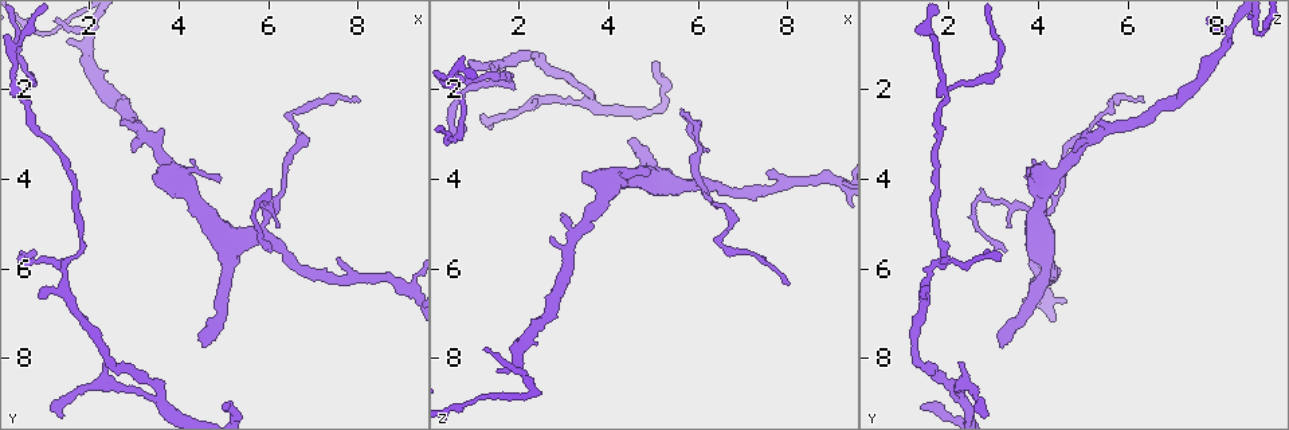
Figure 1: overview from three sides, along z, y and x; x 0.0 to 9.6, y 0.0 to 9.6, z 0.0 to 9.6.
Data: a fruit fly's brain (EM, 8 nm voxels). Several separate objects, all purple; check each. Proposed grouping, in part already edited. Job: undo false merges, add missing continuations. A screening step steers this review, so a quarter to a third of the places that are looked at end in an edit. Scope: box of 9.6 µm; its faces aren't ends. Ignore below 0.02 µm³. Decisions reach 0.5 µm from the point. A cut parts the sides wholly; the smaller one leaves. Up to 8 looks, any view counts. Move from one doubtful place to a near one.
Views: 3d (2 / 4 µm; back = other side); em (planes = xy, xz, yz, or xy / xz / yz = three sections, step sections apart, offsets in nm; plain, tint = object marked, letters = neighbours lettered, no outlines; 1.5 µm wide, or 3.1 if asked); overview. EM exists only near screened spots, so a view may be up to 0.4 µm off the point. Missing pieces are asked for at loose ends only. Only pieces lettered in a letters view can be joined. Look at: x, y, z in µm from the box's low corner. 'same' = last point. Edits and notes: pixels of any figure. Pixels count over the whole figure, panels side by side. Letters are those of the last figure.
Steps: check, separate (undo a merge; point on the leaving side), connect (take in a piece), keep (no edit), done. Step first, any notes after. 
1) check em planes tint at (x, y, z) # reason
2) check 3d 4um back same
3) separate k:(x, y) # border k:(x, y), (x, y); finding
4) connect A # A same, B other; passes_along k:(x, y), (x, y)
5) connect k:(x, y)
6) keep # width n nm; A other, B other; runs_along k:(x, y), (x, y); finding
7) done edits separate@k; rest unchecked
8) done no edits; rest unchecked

check 3d 4um at (5.95, 4.85, 4.00)

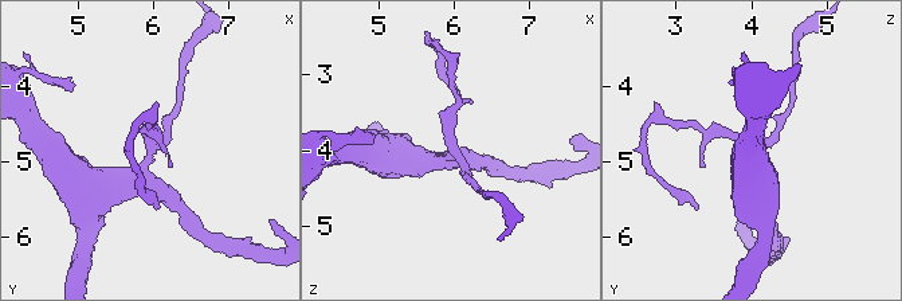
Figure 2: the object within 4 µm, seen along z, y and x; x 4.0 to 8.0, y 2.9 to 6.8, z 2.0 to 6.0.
check em planes tint at (5.95, 4.80, 4.05) # arms 4; now the EM

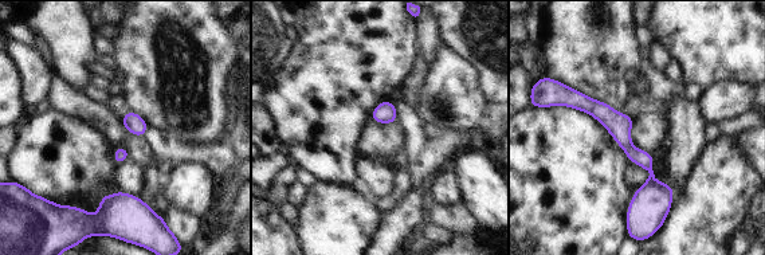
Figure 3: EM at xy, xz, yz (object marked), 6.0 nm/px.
check em planes letters same # what lies round it

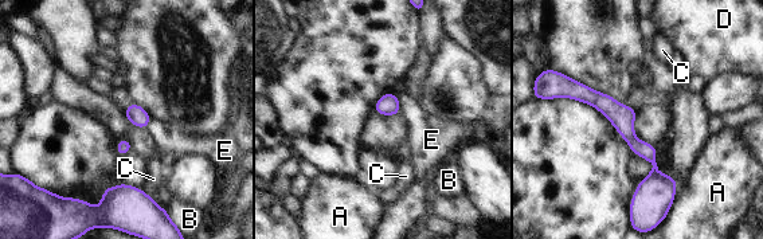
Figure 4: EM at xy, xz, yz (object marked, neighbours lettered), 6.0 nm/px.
keep # A other, B other, C other, D other, E other; all the same neuron

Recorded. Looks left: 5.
check 3d 4um at (8.05, 2.25, 6.35) # thin end

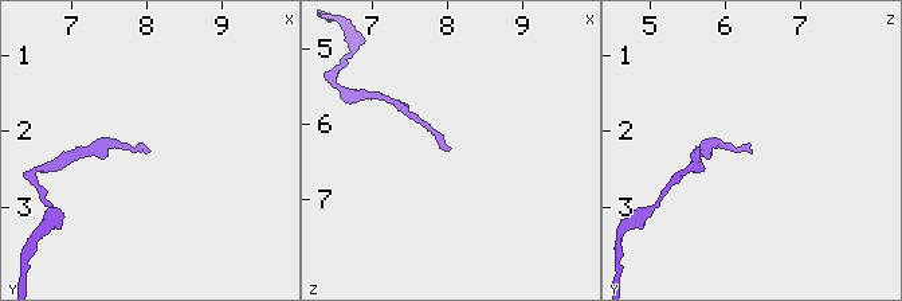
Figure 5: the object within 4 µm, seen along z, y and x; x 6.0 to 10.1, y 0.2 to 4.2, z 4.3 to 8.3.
check em xz step 8 letters at (8.05, 2.30, 6.35) # shape alone is not enough

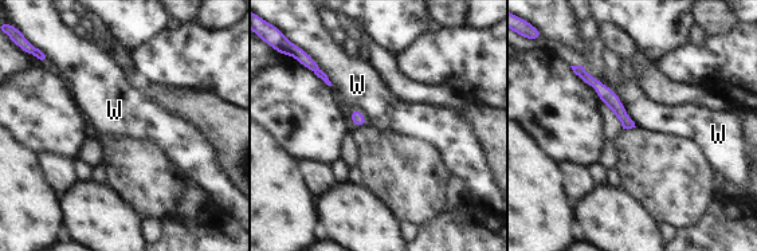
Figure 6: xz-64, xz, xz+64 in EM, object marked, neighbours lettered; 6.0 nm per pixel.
keep # longest_contact W 360 nm; W other; no lettered piece goes on from it

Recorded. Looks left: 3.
check em planes plain at (4.50, 7.80, 3.20) # long arm stops here

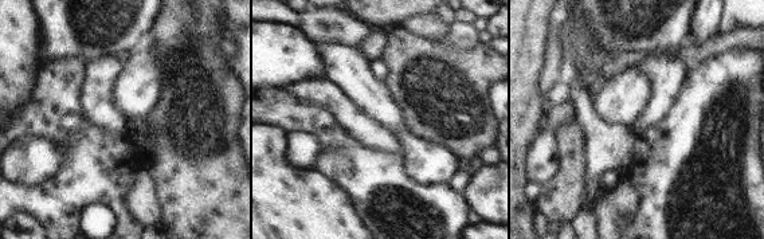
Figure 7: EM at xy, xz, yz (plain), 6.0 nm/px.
check em planes letters same

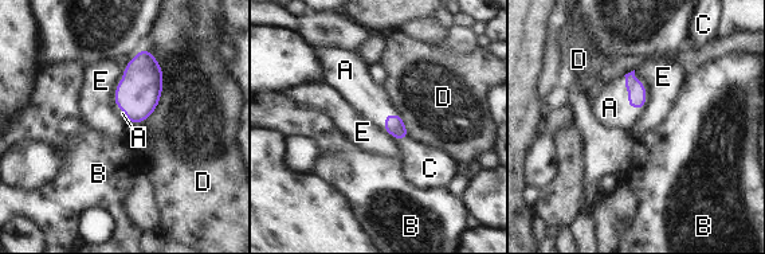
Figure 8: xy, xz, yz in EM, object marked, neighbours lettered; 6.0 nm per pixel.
connect A # longest_contact D 460 nm; A same, B other, C other, D other, E other; it goes on there

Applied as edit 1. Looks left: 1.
done edits connect@8; rest unchecked

